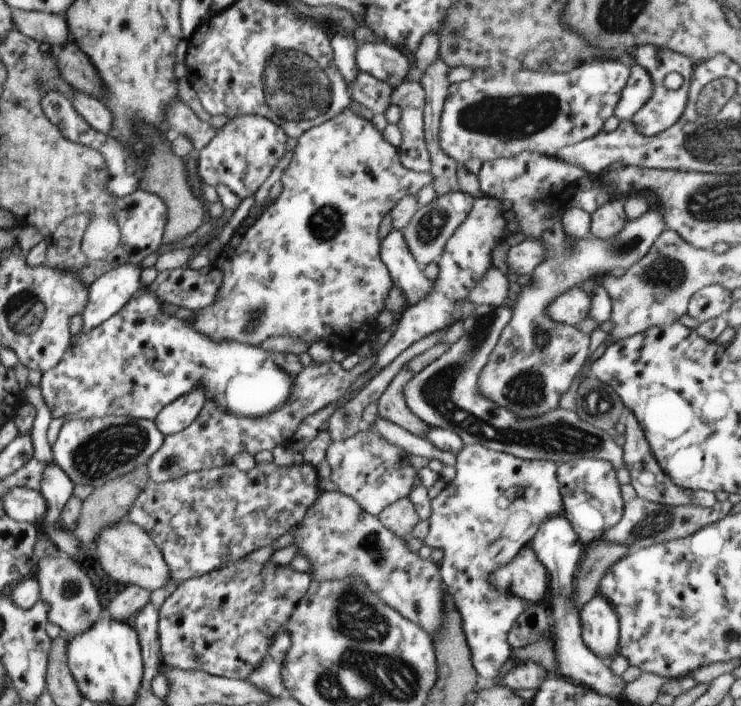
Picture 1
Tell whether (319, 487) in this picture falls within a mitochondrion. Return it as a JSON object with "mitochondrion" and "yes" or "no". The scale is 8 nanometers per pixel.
{"mitochondrion":"no"}

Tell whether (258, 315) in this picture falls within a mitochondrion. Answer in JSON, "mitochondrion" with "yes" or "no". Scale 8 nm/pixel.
{"mitochondrion":"yes"}

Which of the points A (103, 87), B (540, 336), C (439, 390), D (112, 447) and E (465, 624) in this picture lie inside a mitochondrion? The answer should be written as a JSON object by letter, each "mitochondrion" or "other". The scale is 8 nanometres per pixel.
{"A":"other","B":"mitochondrion","C":"mitochondrion","D":"mitochondrion","E":"other"}

